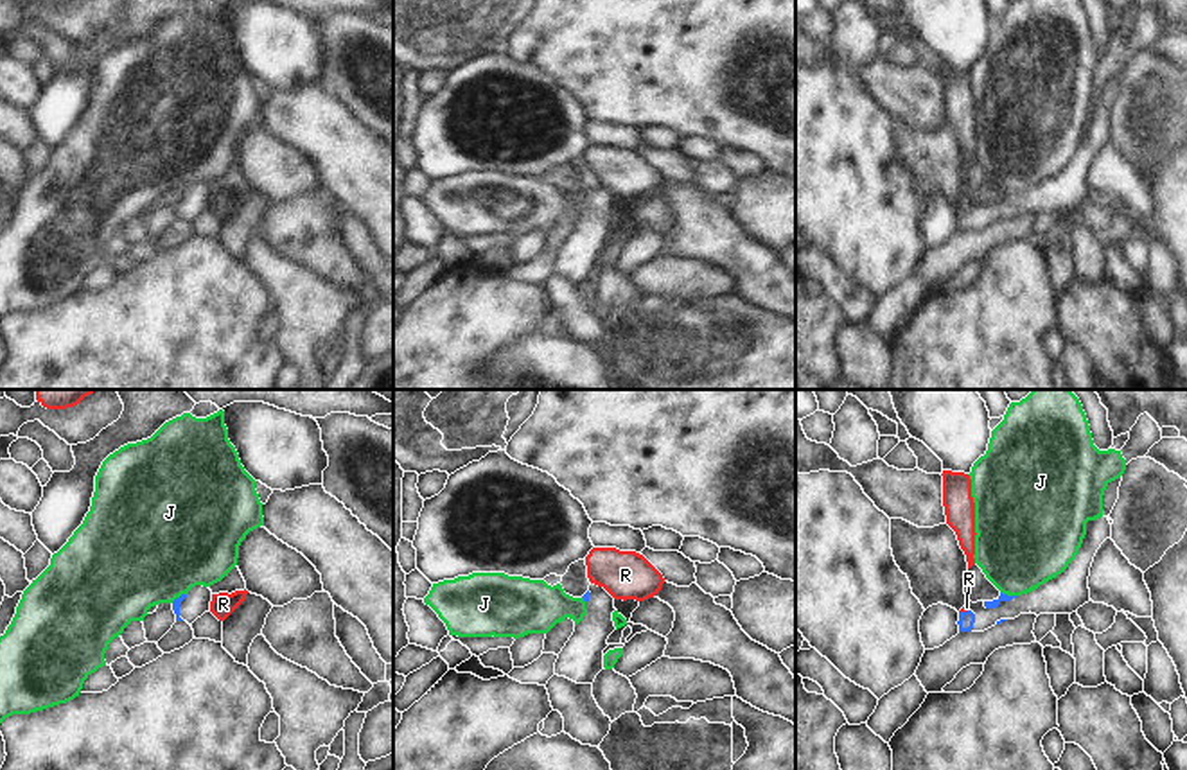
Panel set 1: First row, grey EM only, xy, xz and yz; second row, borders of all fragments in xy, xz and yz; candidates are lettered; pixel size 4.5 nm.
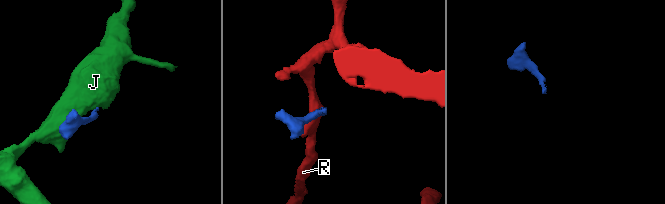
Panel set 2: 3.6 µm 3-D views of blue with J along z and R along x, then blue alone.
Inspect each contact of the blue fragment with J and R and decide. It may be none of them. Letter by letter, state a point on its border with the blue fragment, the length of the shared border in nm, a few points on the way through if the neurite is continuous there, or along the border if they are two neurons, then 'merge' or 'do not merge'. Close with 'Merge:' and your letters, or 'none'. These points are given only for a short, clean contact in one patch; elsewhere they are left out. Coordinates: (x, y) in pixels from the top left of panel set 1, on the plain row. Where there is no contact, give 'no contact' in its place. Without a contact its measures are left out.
J: yz (1006, 192) | 80 nm | along yz (1001, 189), (1015, 194) | do not merge
R: yz (963, 210) | 50 nm | along yz (968, 207), (959, 210) | do not merge
Merge: none

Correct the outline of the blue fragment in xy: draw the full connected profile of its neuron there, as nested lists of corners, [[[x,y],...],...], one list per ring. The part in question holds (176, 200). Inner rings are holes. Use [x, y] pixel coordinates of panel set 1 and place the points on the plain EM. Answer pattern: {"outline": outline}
{"outline": [[[203,183],[192,185],[187,192],[181,192],[172,199],[176,219],[187,219],[192,223],[205,210],[210,210],[212,188]]]}

